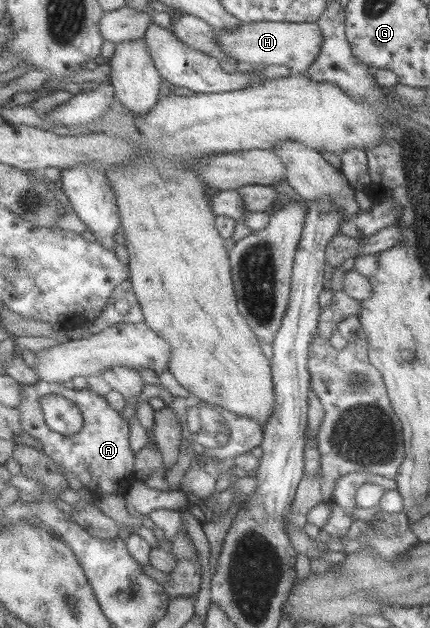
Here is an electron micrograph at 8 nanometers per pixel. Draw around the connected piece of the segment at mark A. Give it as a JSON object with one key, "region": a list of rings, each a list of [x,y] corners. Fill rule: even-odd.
{"region":[[[39,380],[35,384],[23,384],[21,388],[21,421],[26,435],[30,435],[41,444],[44,452],[56,461],[62,470],[69,470],[94,496],[115,493],[127,493],[133,483],[139,481],[135,474],[135,450],[131,448],[130,419],[125,420],[121,412],[115,411],[104,396],[96,394],[88,387],[71,389],[59,382]],[[45,393],[63,395],[75,402],[85,418],[85,427],[75,435],[63,435],[53,431],[42,409],[40,397]]]}

